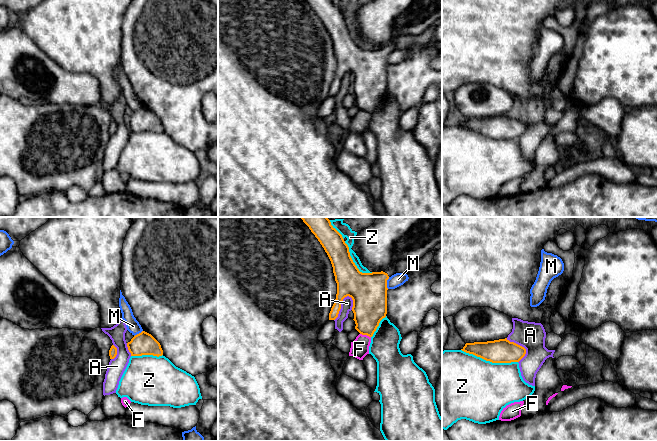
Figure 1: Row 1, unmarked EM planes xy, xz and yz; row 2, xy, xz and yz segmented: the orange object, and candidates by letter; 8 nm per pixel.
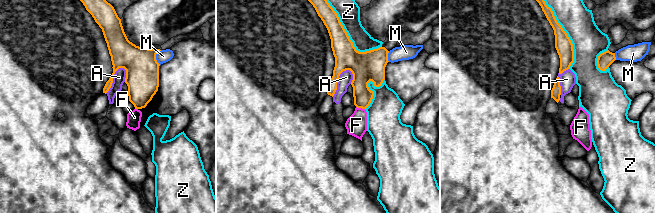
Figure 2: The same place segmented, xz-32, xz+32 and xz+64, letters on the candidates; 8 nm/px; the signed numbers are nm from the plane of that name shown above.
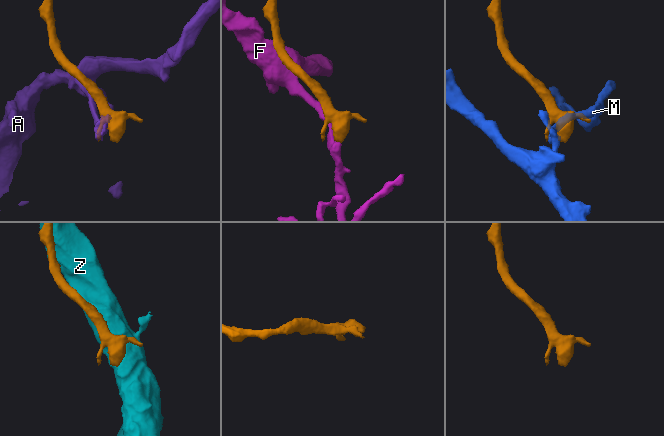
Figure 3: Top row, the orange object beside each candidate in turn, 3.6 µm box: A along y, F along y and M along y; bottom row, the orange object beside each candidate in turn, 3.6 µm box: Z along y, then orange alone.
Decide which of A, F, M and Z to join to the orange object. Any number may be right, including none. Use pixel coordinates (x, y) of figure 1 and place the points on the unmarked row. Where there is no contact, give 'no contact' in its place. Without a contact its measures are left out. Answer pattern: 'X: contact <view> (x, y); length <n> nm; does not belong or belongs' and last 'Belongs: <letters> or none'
A: contact xz (340, 82); length 240 nm; does not belong
F: contact xz (365, 110); length 90 nm; does not belong
M: contact xz (386, 59); length 100 nm; does not belong
Z: contact yz (489, 136); length 460 nm; does not belong
Belongs: none

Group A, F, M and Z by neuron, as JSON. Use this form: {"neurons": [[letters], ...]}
{"neurons": [["A"], ["F"], ["M"], ["Z"]]}

